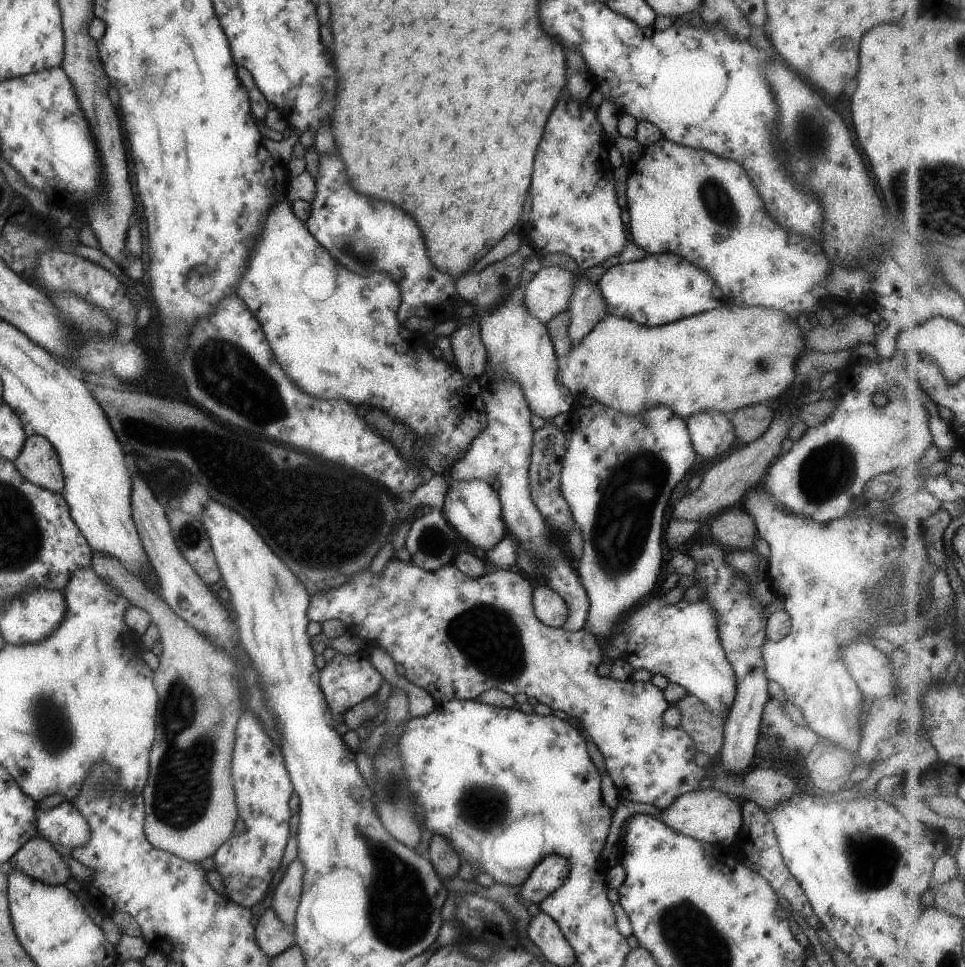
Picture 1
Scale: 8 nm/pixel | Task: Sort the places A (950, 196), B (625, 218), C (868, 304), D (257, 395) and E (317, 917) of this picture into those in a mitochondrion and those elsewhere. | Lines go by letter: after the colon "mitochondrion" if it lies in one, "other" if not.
A: mitochondrion
B: other
C: other
D: mitochondrion
E: other

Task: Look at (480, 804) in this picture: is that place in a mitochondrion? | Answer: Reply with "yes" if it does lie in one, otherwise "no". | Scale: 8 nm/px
yes

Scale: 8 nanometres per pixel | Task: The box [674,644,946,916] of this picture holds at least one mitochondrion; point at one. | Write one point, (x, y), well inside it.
(873, 859)

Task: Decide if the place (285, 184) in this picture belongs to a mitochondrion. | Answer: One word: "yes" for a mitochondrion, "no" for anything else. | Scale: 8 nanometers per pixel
no

